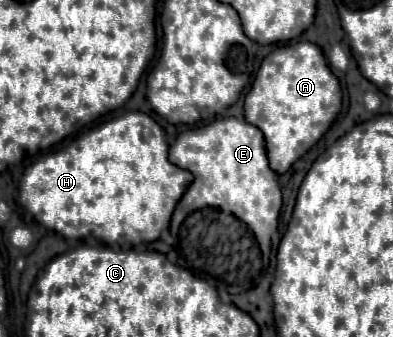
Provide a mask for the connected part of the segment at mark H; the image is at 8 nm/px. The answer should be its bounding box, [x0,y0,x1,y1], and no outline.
[19,111,193,247]

